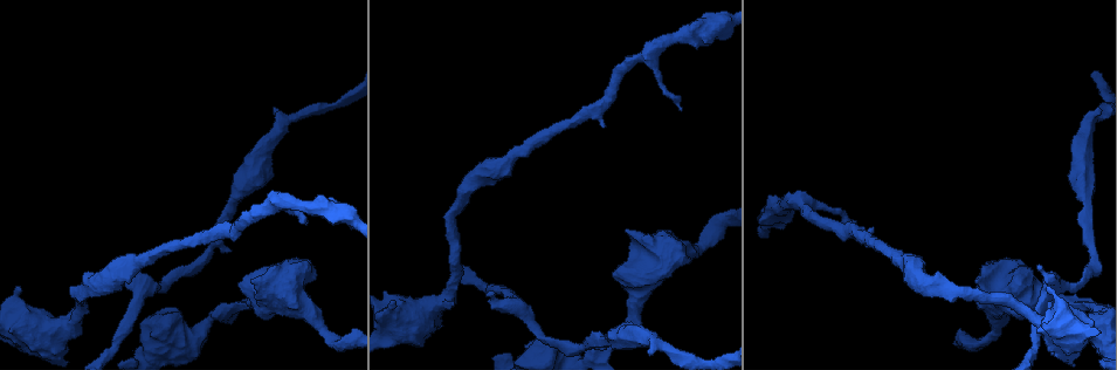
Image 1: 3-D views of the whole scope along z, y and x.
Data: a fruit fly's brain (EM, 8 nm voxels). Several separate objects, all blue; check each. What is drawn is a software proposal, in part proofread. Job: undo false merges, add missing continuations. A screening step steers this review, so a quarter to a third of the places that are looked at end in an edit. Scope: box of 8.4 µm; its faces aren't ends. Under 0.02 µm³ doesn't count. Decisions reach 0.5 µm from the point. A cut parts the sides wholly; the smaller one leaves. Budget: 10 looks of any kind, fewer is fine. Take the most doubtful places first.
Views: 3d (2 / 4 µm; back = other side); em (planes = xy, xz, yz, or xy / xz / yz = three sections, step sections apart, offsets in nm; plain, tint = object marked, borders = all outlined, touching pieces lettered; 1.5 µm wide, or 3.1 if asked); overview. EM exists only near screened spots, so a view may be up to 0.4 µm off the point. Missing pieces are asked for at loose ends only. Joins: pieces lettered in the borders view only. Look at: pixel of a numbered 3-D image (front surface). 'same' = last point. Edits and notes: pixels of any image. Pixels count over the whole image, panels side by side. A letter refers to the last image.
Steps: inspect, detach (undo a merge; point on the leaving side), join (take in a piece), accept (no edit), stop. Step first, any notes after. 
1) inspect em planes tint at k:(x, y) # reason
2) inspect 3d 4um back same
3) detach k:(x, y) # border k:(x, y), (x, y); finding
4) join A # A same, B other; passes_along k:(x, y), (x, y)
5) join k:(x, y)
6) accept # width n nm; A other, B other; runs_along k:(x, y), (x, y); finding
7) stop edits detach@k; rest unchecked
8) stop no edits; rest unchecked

inspect 3d 2um at 1:(1040, 266) # branch stops here

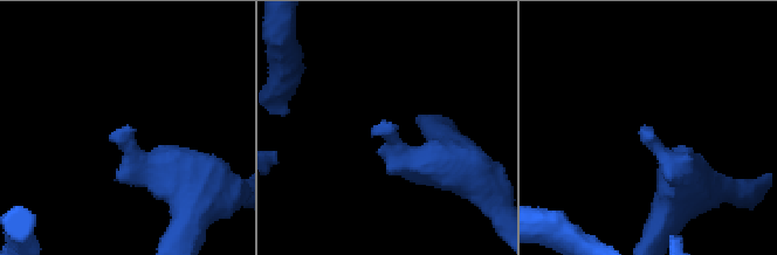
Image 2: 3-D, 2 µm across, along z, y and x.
inspect em planes borders at 2:(382, 134) # now the EM

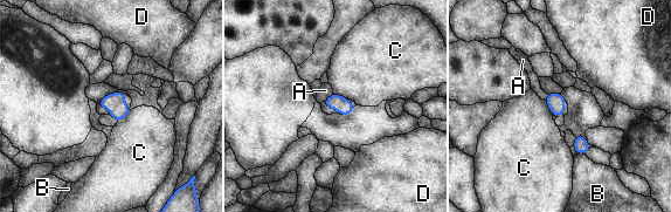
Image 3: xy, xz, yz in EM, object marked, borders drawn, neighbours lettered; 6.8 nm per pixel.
accept # longest_contact C 130 nm; A other, B other, C other, D other; border 3:(333, 94), (324, 101); no lettered piece goes on from it

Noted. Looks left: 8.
inspect em xz step 4 borders at 1:(391, 303) # an open end

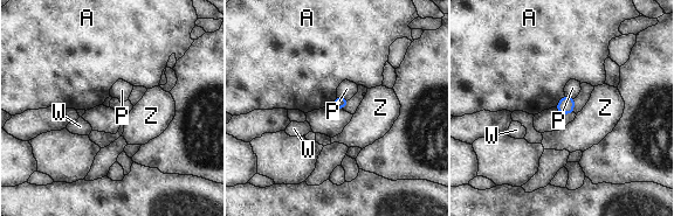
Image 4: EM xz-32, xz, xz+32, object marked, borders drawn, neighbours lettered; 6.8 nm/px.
accept # A other, P other, W other, Z other; border 4:(564, 95), (555, 106); no lettered piece goes on from it

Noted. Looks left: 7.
inspect em planes borders at 1:(681, 108) # free end

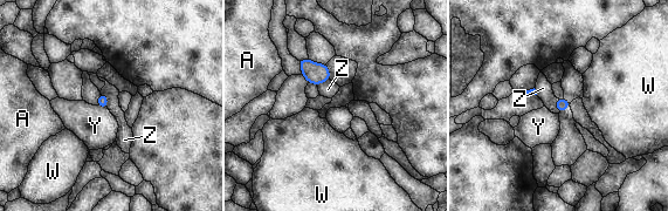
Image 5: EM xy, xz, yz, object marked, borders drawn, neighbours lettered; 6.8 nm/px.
accept # A other, W other, Y other, Z other; border 5:(101, 93), (105, 95), (108, 107); none of them fits

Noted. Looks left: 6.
inspect 3d 4um at 1:(633, 306) # thick turns thin

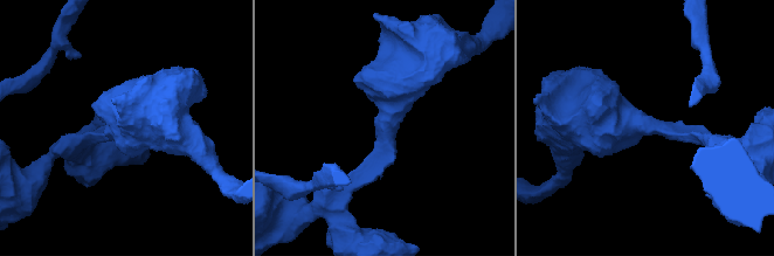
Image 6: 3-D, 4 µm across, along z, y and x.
inspect em planes plain at 6:(641, 125) # arm_widths 190, 750 nm

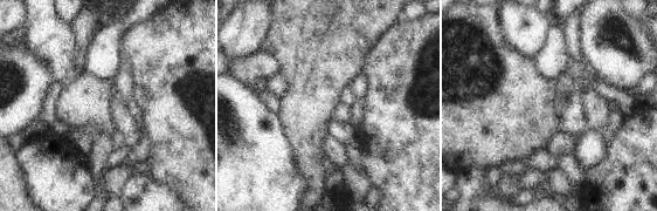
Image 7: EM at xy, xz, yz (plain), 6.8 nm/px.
inspect em planes borders same # what lies round it

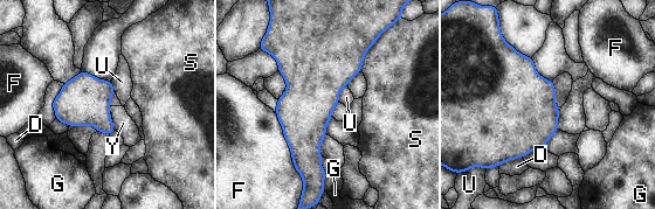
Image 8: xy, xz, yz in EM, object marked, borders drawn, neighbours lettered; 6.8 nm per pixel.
accept # width 340 nm; D other, F other, G other, S other, U other, Y other; continuous, no second neuron

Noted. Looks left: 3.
stop no edits; rest unchecked

